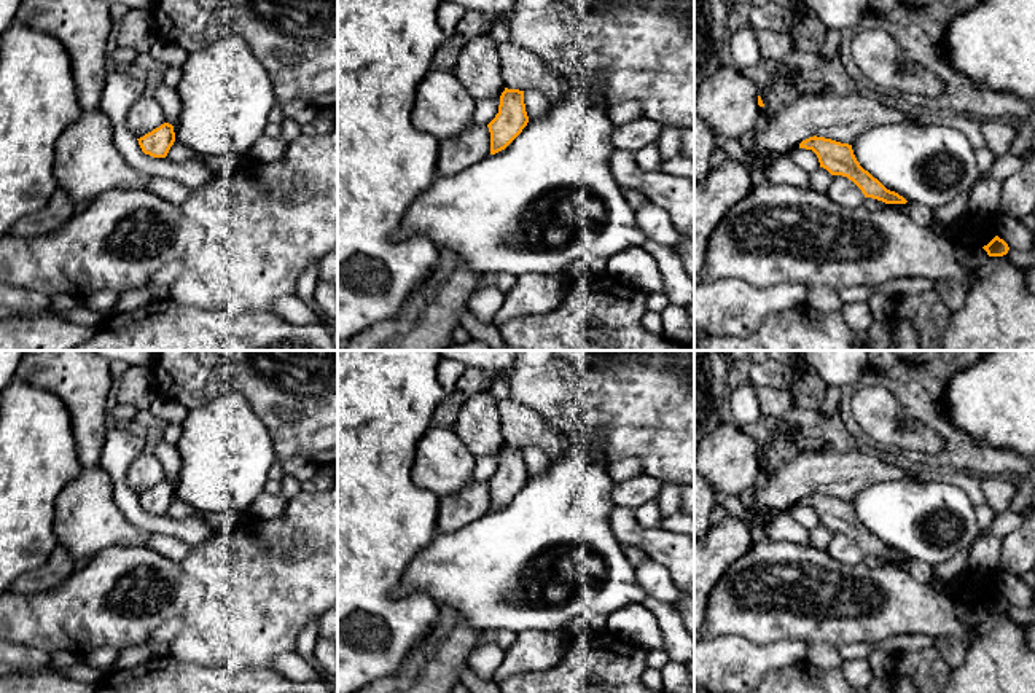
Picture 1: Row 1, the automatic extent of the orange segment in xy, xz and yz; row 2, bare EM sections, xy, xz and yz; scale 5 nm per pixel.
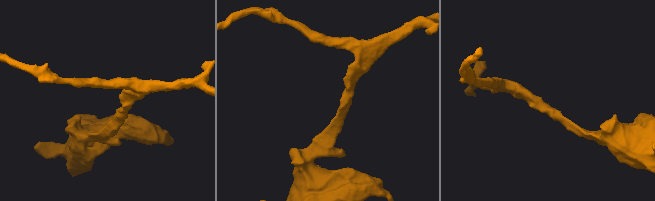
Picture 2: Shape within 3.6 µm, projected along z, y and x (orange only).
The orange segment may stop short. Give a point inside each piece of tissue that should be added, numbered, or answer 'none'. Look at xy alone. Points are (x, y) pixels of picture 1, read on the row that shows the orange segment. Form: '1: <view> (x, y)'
none

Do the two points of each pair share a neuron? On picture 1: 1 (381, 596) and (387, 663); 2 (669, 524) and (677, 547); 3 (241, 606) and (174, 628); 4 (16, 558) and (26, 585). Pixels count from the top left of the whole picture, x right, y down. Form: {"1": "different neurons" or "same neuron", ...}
{"1": "same neuron", "2": "different neurons", "3": "different neurons", "4": "different neurons"}

